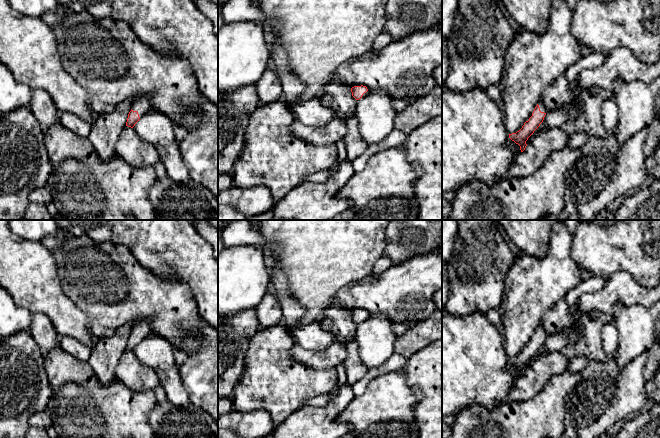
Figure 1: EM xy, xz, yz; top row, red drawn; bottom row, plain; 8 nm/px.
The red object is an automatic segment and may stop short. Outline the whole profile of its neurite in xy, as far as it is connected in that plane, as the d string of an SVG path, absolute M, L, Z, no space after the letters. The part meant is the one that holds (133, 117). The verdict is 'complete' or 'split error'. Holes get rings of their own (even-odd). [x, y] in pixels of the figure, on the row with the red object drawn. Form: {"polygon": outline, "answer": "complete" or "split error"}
{"polygon": "M142 97L135 100L128 114L126 126L133 128L139 119L151 109L150 97Z", "answer": "split error"}

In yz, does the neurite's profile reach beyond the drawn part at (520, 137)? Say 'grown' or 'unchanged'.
grown

